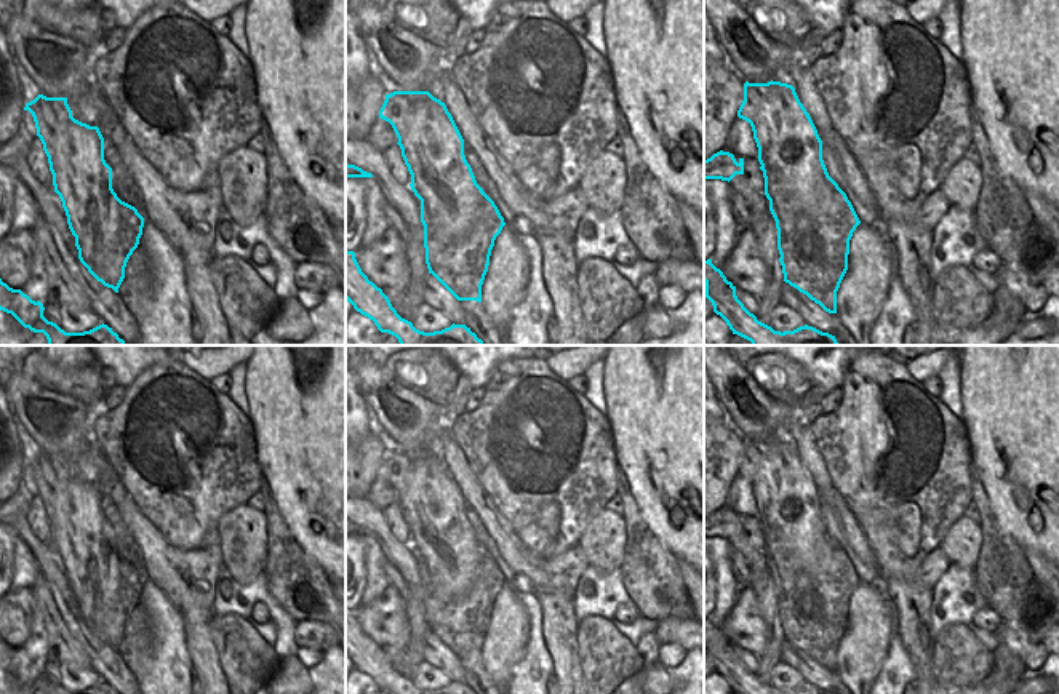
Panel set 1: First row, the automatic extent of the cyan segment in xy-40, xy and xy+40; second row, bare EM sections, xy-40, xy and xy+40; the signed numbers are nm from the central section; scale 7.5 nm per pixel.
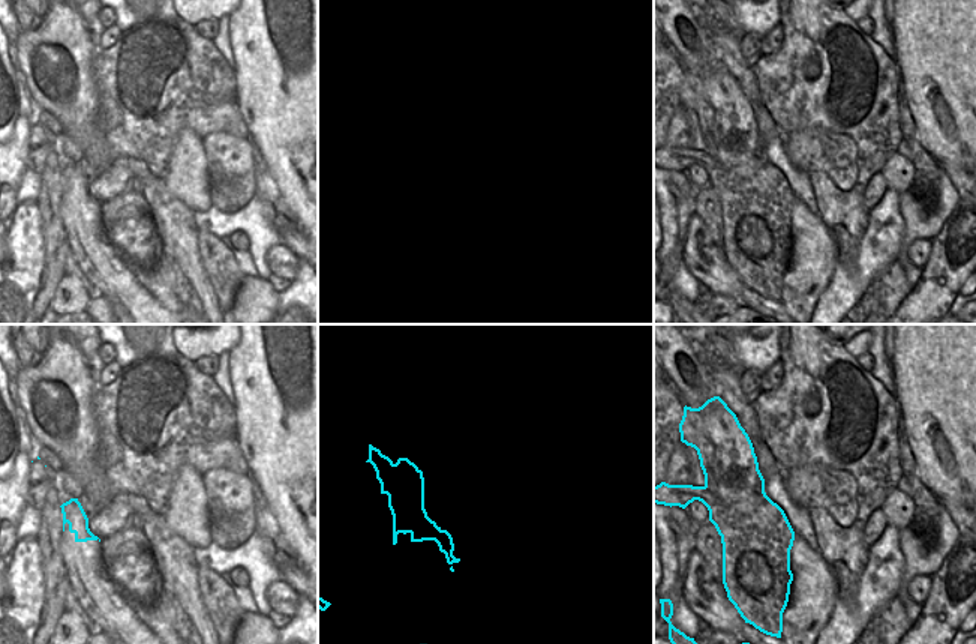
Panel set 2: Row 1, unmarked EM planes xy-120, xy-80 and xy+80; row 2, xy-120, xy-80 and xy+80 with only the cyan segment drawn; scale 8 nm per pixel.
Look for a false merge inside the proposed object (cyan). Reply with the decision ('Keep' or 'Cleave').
Cleave.

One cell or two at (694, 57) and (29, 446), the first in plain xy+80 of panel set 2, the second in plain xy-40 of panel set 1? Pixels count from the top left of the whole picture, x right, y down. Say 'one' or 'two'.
two

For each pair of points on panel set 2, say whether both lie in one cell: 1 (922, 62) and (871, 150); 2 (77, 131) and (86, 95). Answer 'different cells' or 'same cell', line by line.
1: different cells
2: same cell

